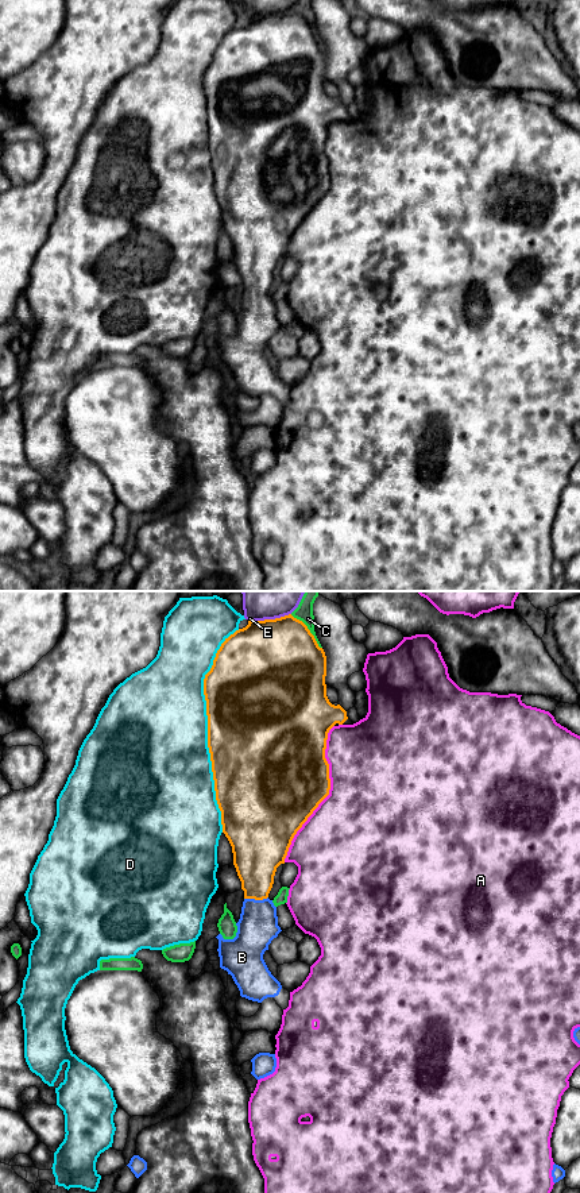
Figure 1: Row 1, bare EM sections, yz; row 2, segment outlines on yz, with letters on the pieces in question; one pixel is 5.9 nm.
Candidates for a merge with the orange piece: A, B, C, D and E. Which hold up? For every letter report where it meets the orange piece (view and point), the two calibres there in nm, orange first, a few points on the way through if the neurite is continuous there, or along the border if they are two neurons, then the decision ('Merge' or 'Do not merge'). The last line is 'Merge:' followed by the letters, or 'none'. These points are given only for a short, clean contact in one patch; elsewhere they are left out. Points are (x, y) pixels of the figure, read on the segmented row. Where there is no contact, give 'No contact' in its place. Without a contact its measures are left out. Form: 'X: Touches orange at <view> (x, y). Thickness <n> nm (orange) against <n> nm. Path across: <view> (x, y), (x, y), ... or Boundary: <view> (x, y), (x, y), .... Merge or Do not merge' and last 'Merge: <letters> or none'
A: Touches orange at yz (328, 794). Thickness 460 nm (orange) against 500 nm. Do not merge
B: Touches orange at yz (255, 899). Thickness 280 nm (orange) against 240 nm. Path across: yz (255, 857), (255, 899), (258, 925). Merge
C: Touches orange at yz (308, 629). Thickness 500 nm (orange) against 100 nm. Do not merge
D: Touches orange at yz (208, 729). Thickness 500 nm (orange) against 500 nm. Do not merge
E: Touches orange at yz (269, 620). Thickness 500 nm (orange) against 320 nm. Do not merge
Merge: B

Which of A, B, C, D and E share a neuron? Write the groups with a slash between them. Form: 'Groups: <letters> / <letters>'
Groups: A / B / C / D / E

